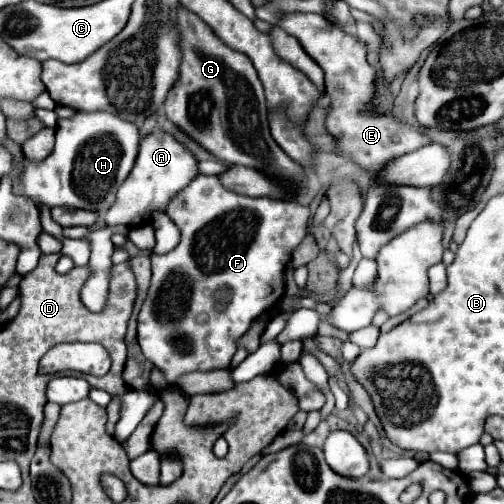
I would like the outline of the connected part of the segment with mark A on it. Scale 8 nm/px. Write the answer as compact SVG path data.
M156 130L150 136L140 140L140 154L136 160L136 166L132 174L126 178L126 182L120 186L114 206L106 212L106 226L142 226L148 224L150 214L154 210L164 210L168 200L180 192L190 180L198 174L196 158L188 148L184 148L180 142L176 142L170 134Z

